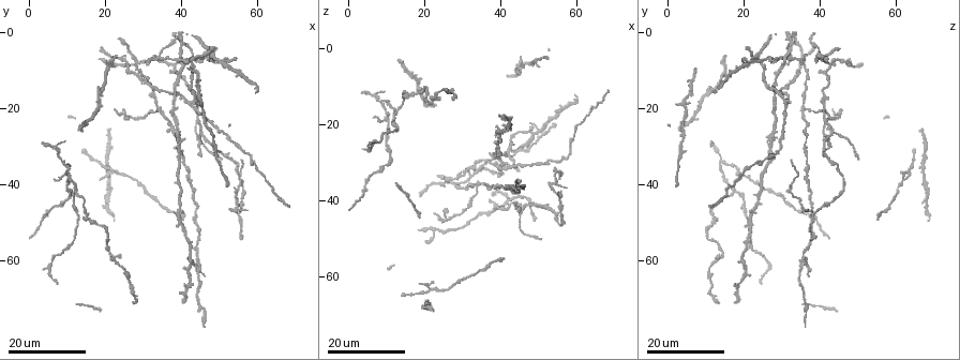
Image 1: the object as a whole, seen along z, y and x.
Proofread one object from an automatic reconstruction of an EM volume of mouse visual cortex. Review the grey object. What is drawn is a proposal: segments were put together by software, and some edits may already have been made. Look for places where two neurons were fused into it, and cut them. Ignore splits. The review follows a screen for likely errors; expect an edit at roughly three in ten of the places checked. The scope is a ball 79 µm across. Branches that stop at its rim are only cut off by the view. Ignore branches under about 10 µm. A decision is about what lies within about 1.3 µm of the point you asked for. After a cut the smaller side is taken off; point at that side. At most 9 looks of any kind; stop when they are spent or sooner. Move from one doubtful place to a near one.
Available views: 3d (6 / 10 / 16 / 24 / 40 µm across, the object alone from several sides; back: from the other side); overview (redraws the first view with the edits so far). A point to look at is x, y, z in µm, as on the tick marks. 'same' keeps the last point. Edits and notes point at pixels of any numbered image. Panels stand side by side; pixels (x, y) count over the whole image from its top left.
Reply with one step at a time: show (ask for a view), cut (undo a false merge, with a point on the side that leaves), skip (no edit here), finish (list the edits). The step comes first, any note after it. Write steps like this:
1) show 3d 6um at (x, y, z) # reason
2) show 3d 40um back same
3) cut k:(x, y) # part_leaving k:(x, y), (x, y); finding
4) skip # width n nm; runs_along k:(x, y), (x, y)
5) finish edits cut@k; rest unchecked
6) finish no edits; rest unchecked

show 3d 16um at (34.0, 20.0, 36.0) # side arm on a straight run

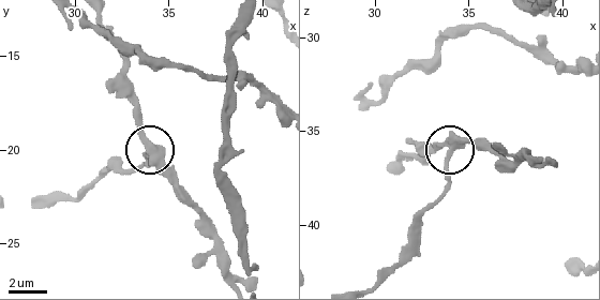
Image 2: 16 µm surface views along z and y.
show 3d 6um at (34.2, 20.3, 35.9) # zoom in

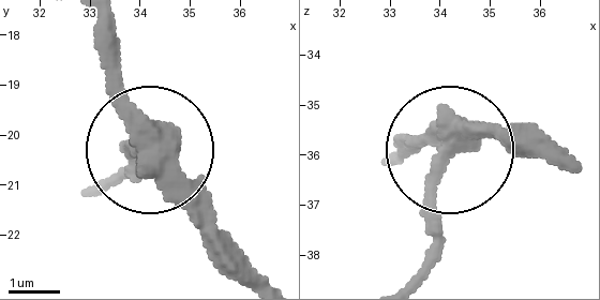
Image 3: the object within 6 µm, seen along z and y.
cut 3:(438, 220) # width 420 nm; part_leaving 3:(448, 158), (435, 242), (410, 281); a second neuron is stuck on

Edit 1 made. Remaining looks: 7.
show overview

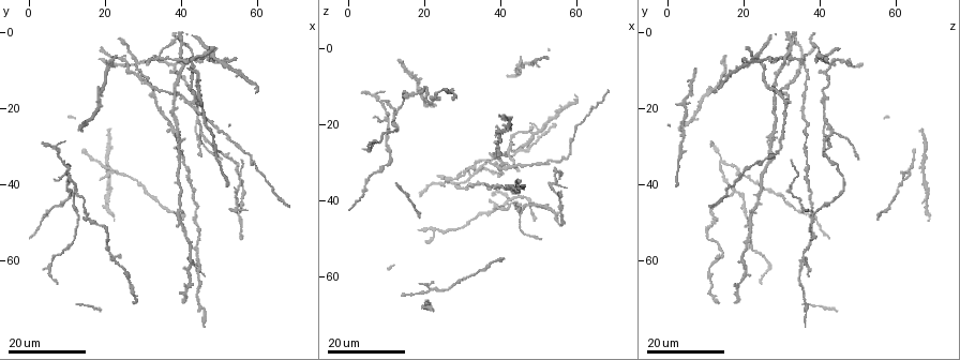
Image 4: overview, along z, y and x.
show 3d 24um at (46.0, 26.0, 43.0) # small branch off a trunk

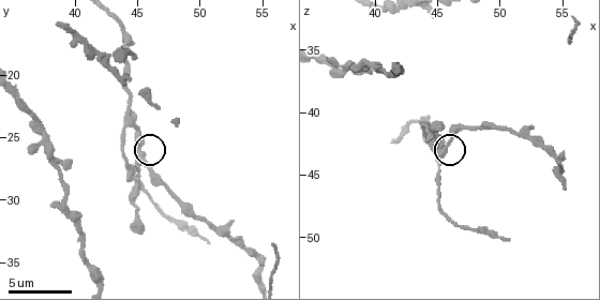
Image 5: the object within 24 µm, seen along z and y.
show 3d 6um at (45.2, 26.4, 43.6)

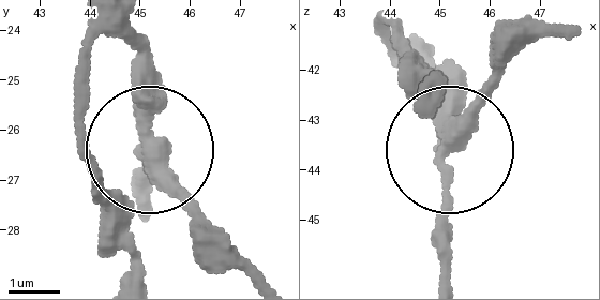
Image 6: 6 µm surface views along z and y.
skip # all the same neuron

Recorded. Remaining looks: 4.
show 3d 24um at (34.5, 7.0, 32.5) # four-way junction

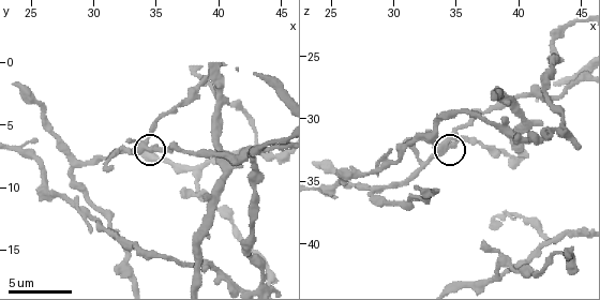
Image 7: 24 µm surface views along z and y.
show 3d 6um at (34.0, 6.6, 32.0)

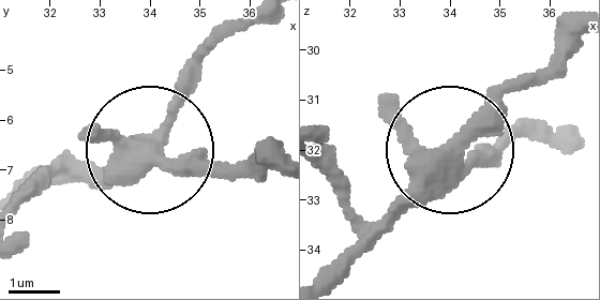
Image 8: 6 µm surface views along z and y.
skip # width 410 nm; runs_along 8:(535, 139), (497, 156), (454, 148), (569, 32); one neuron here

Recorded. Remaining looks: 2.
show 3d 16um at (39.0, 29.5, 27.0)

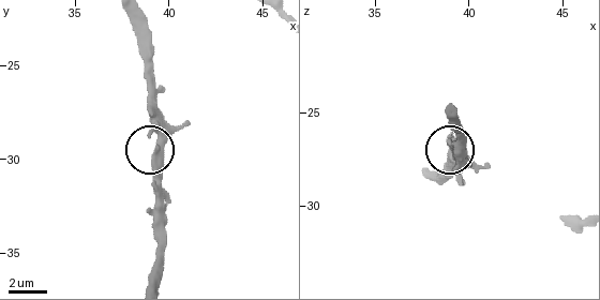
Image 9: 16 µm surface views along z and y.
show 3d 6um same # zoom in

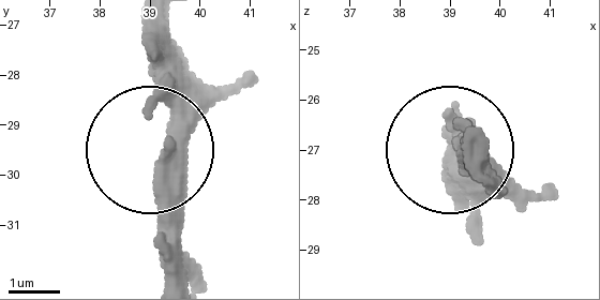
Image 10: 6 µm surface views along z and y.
skip # width 380 nm; runs_along 10:(177, 125), (151, 173), (164, 274); all the same neuron

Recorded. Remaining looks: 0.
finish edits cut@3; rest unchecked

